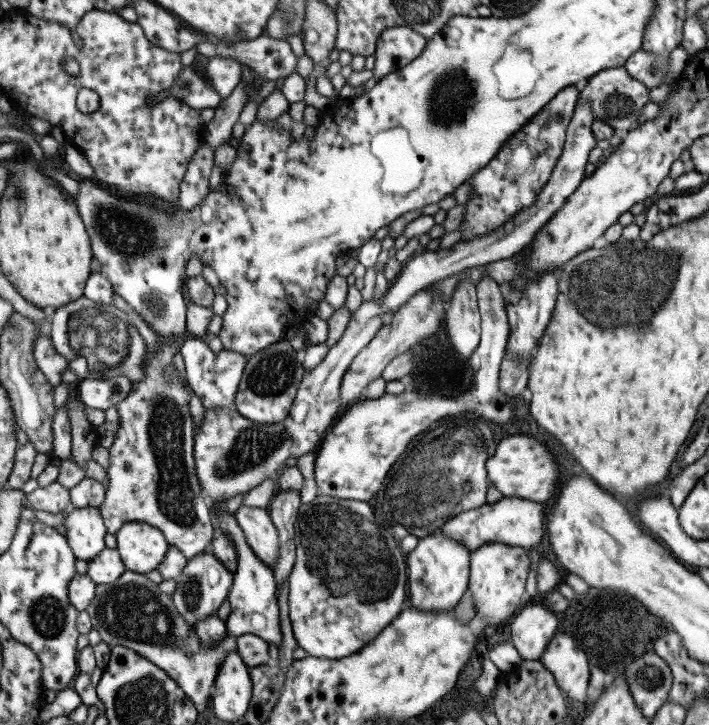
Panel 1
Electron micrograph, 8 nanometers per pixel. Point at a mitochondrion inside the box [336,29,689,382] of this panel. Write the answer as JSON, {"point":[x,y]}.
{"point":[625,278]}

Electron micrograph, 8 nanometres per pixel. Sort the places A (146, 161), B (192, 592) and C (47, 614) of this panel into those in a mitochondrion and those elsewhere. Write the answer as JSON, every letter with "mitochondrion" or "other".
{"A":"other","B":"mitochondrion","C":"mitochondrion"}

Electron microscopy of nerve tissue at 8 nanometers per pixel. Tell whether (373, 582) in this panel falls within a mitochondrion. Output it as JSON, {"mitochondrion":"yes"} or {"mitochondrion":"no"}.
{"mitochondrion":"yes"}

